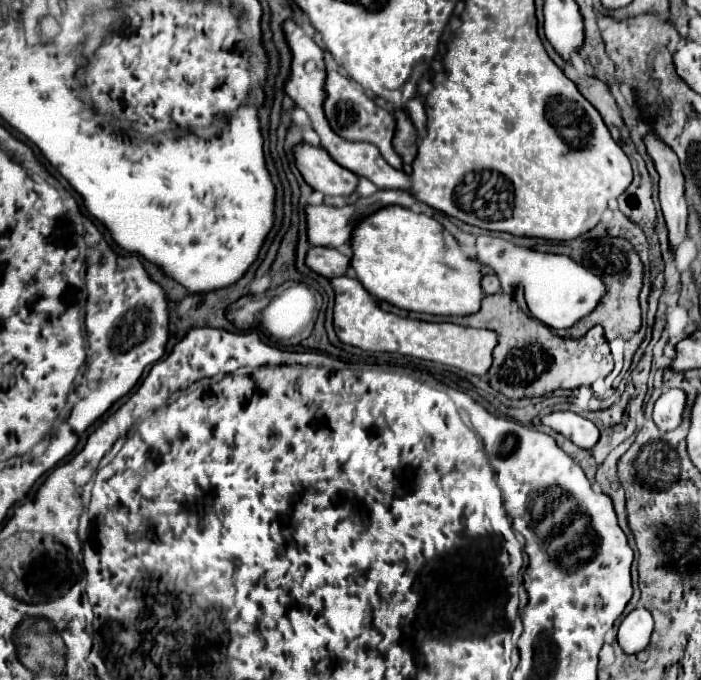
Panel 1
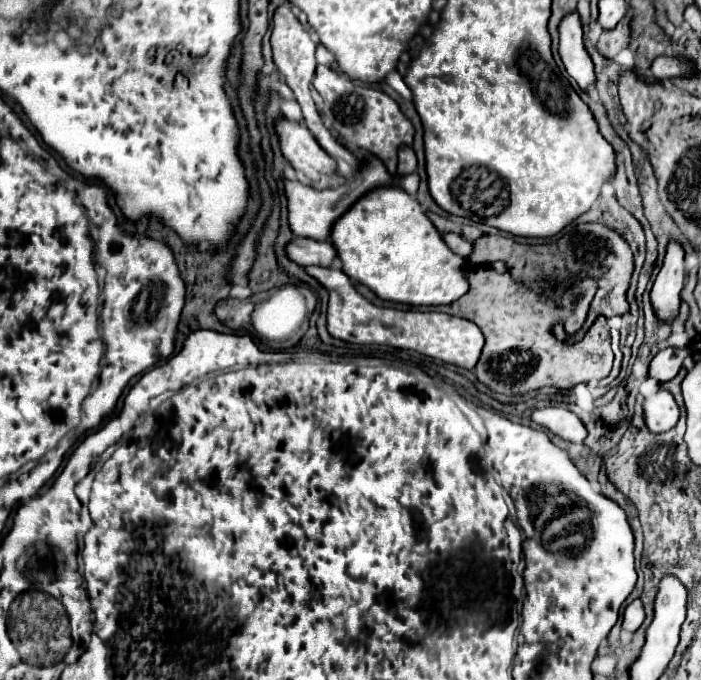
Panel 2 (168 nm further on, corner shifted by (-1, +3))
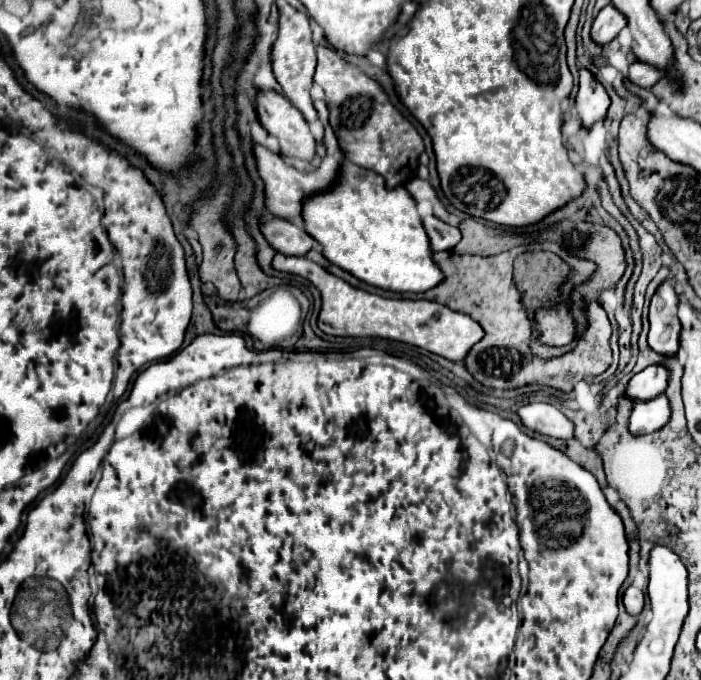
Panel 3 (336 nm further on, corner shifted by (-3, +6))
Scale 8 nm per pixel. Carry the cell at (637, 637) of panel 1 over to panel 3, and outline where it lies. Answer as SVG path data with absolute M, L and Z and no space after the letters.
M630 586L626 592L624 592L624 606L626 606L626 612L630 616L638 616L644 608L644 594L642 590L638 590L636 586Z

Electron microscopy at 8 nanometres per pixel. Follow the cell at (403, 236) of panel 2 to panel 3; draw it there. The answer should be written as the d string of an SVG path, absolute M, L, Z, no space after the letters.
M344 164L344 172L340 172L340 184L336 184L336 190L324 192L324 196L312 196L304 200L304 224L310 236L318 240L324 248L324 256L356 276L358 280L392 290L392 292L428 292L444 282L444 272L434 264L432 248L428 234L424 230L422 218L416 210L416 200L406 190L404 184L388 188L384 184L384 178L380 174L368 172L366 168L360 168L356 164Z

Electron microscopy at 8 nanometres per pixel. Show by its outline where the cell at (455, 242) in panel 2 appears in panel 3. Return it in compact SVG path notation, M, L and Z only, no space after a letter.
M426 216L426 218L422 218L422 222L424 222L424 228L428 232L430 246L432 246L434 252L438 252L438 250L452 250L460 242L460 238L462 238L458 228L442 222L436 216Z

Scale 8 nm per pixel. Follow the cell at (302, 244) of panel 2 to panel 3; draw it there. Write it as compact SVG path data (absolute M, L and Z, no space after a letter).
M262 220L262 234L266 236L268 244L272 244L272 248L284 256L306 256L314 246L314 238L308 236L300 224L290 220Z

